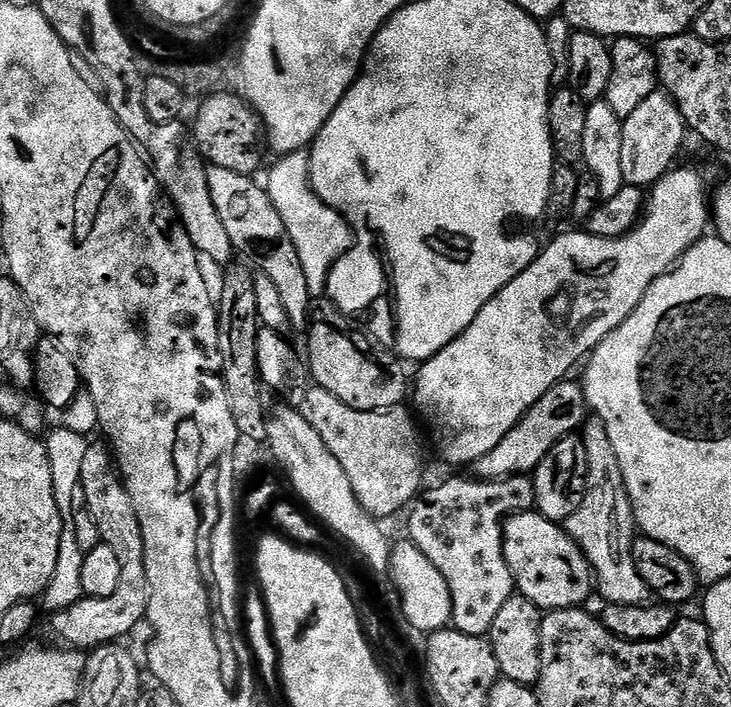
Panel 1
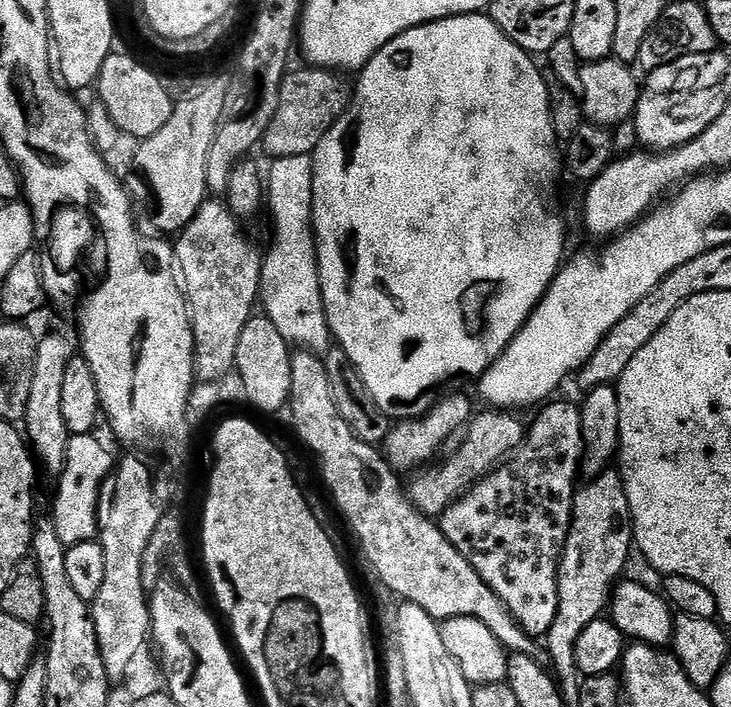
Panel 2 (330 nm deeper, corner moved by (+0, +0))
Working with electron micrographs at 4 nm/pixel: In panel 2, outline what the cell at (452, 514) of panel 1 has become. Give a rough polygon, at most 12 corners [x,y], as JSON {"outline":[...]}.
{"outline":[[545,403],[509,459],[438,517],[533,638],[584,459],[580,409]]}

